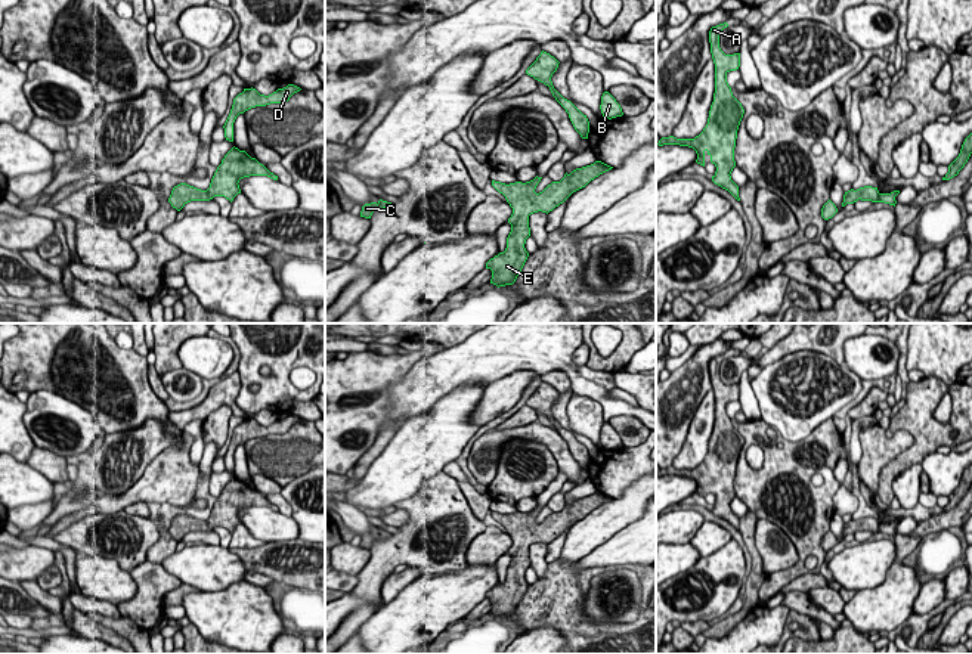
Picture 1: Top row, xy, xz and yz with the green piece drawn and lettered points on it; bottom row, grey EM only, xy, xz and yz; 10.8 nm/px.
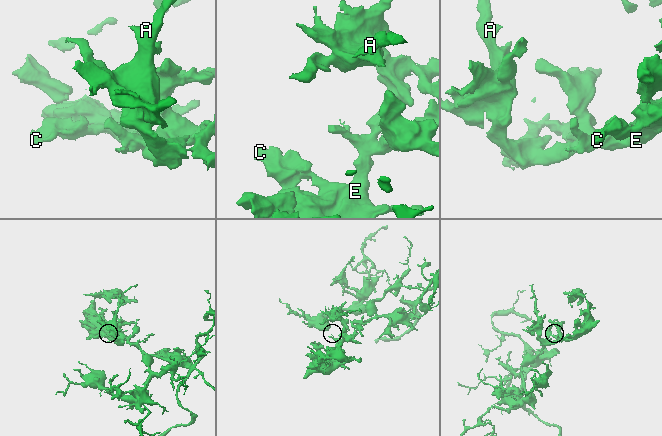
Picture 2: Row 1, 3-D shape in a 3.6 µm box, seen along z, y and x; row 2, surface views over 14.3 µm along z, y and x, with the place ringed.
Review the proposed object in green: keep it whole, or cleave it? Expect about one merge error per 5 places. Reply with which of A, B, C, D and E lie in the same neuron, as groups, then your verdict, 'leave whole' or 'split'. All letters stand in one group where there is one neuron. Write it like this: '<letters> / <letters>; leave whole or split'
A B C D E; leave whole

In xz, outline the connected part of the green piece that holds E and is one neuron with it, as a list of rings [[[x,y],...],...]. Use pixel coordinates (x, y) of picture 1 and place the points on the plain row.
[[[595,492],[591,496],[576,499],[570,505],[564,505],[560,512],[552,512],[542,523],[535,520],[542,508],[530,512],[501,514],[492,511],[492,517],[505,527],[513,539],[508,549],[511,562],[507,568],[507,579],[486,593],[486,599],[492,601],[490,614],[499,617],[513,616],[521,602],[529,583],[524,579],[526,570],[530,567],[529,546],[538,542],[550,543],[563,534],[573,523],[585,518],[591,511],[613,498]]]

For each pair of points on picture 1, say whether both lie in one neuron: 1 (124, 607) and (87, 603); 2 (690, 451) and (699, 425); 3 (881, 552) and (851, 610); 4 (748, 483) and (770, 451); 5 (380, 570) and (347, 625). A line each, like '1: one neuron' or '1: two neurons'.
1: two neurons
2: one neuron
3: two neurons
4: one neuron
5: one neuron

